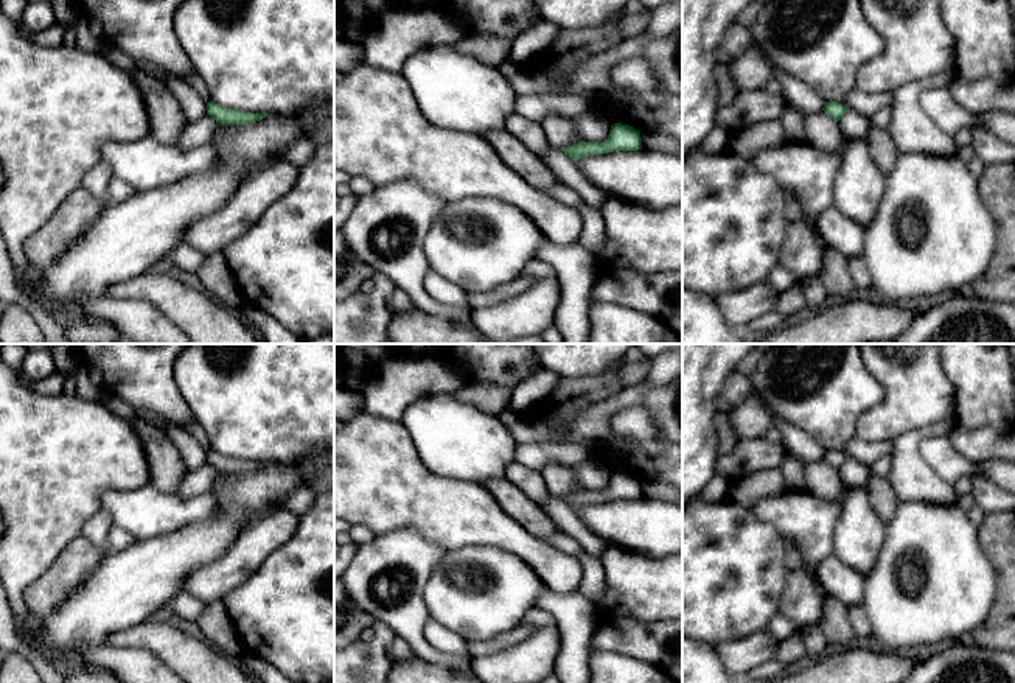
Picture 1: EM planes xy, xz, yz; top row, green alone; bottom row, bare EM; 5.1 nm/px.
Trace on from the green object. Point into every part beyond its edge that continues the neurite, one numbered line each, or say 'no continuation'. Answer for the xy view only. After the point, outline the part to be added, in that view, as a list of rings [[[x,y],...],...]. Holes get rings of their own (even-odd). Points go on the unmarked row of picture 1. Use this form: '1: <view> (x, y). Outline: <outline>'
no continuation

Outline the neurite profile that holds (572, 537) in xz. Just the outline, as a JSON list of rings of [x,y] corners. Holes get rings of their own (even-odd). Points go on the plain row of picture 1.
[[[552,495],[541,507],[558,527],[558,532],[546,540],[550,546],[567,555],[577,555],[584,551],[598,560],[603,557],[608,543],[586,527],[577,509],[566,504],[560,496]]]

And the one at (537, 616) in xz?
[[[536,607],[524,616],[521,625],[535,625],[536,629],[549,627],[549,625],[555,625],[555,619],[550,613]]]

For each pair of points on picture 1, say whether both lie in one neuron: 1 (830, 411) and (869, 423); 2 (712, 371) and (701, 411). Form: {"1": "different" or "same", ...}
{"1": "different", "2": "same"}

